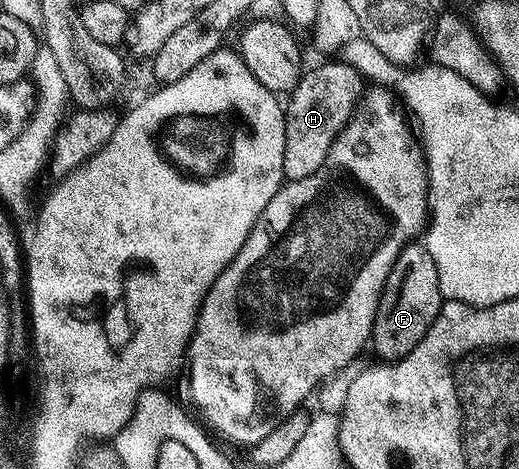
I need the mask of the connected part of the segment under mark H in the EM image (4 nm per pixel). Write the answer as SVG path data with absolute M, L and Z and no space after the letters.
M349 62L322 64L319 68L303 71L298 85L285 101L286 137L284 138L284 166L282 175L287 181L308 178L326 160L338 135L347 128L350 119L346 112L355 115L350 104L359 107L364 96L364 78Z

